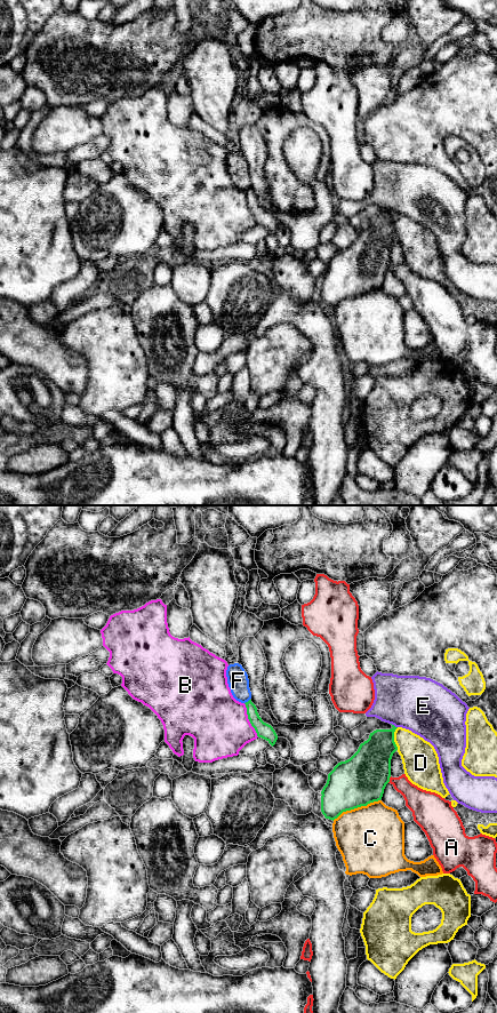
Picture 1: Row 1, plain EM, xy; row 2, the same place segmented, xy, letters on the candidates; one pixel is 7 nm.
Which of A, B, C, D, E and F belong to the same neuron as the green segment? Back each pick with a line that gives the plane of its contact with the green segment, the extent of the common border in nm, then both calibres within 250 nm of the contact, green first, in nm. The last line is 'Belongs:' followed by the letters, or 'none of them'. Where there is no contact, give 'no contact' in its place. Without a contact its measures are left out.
Belongs: none of them

